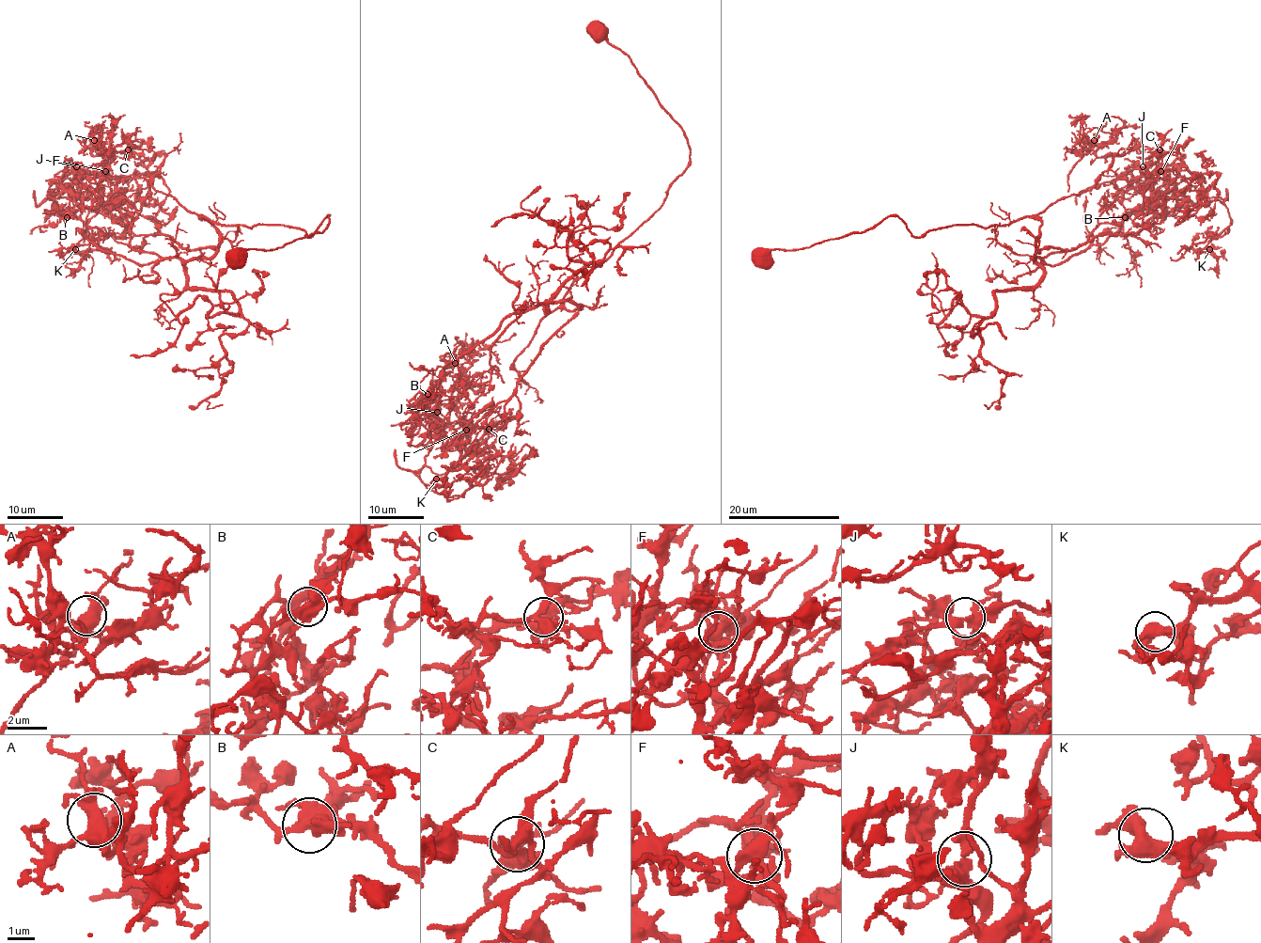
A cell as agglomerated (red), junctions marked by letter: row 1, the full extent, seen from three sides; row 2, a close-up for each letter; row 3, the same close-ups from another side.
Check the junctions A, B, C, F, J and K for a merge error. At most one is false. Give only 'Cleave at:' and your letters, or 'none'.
Cleave at: B

